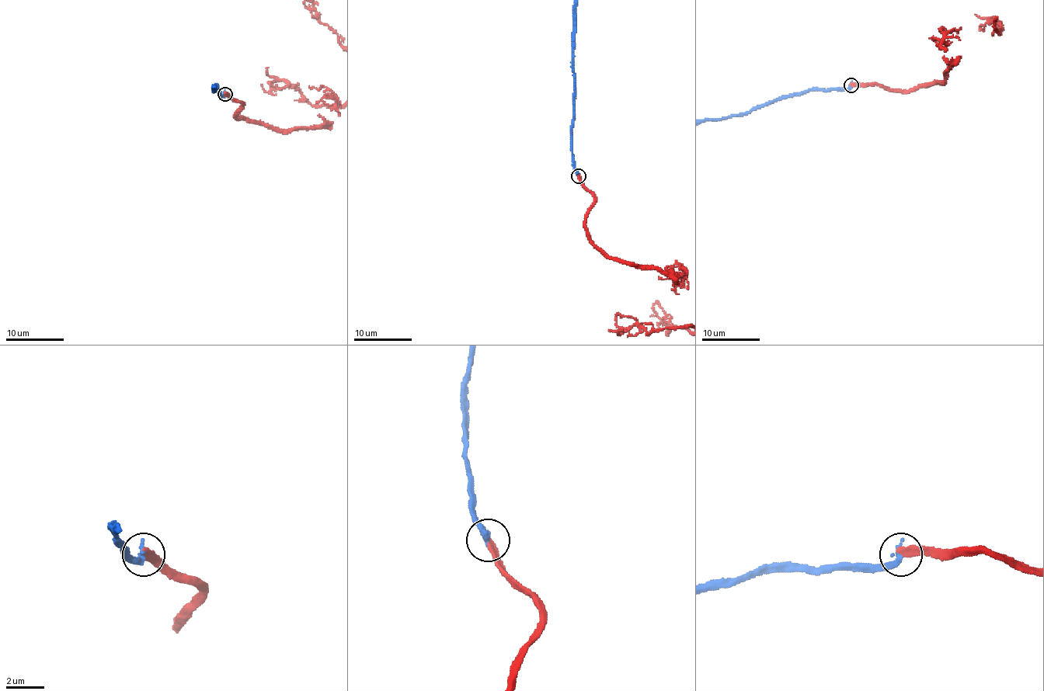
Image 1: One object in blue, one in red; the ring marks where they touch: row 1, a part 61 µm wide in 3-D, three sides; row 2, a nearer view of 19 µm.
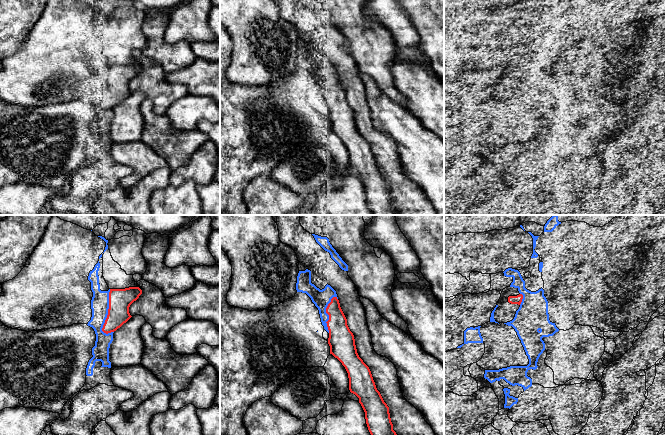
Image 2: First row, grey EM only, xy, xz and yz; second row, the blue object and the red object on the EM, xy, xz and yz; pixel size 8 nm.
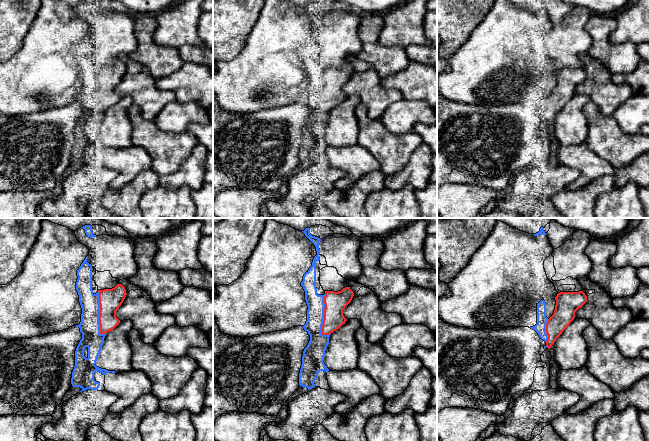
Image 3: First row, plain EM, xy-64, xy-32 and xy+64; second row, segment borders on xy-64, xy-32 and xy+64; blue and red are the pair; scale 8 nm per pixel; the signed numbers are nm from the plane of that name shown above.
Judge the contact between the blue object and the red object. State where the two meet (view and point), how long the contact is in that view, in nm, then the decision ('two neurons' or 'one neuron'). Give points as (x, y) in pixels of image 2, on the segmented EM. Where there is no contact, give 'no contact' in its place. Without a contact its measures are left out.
contact xy (107, 312); length 360 nm; two neurons

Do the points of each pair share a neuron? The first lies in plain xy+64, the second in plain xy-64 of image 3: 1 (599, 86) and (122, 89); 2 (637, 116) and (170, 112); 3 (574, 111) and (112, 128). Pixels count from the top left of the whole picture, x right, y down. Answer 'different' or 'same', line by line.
1: same
2: same
3: same

